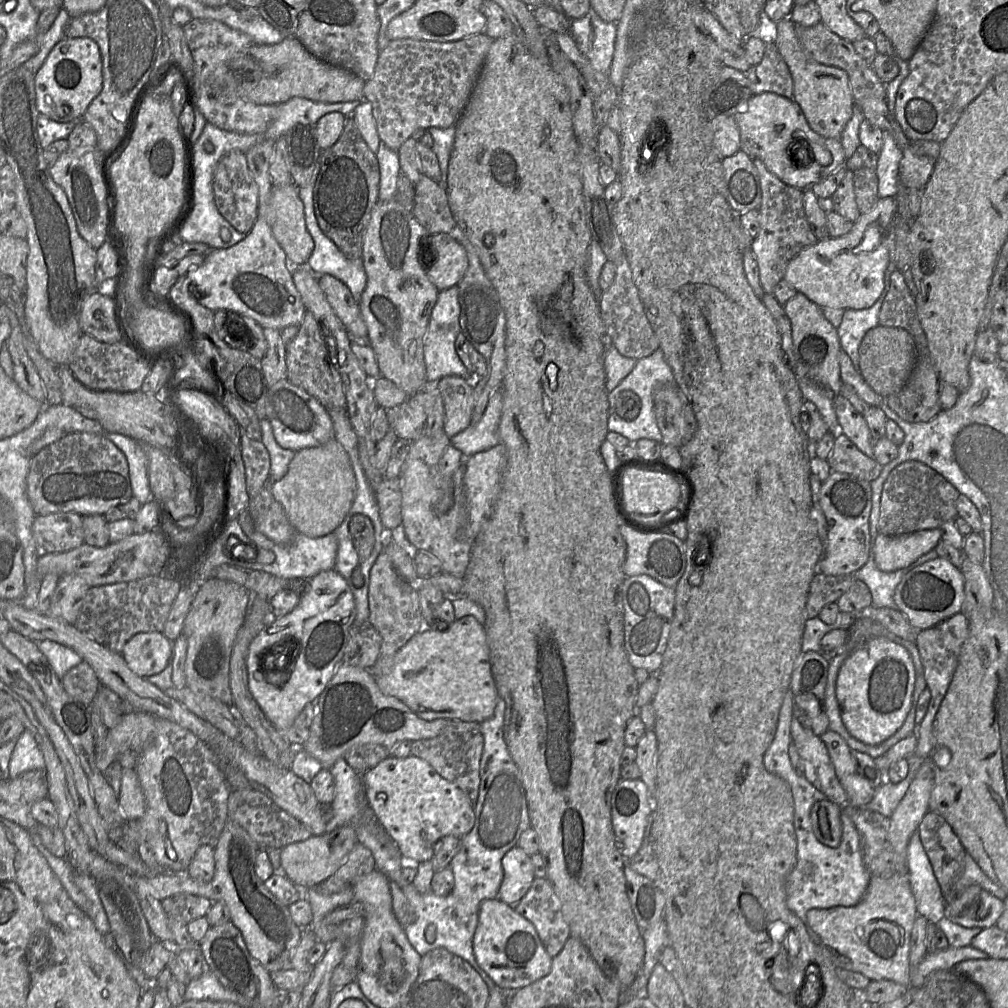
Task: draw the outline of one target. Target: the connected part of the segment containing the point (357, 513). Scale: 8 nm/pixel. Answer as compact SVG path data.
M346 408L331 409L328 412L333 422L334 439L337 440L346 451L355 478L355 494L351 507L341 524L334 531L338 542L334 570L345 579L353 594L356 609L353 626L358 626L368 621L368 586L370 570L378 555L383 550L386 530L381 524L374 489L365 476L362 468L358 438L351 426Z

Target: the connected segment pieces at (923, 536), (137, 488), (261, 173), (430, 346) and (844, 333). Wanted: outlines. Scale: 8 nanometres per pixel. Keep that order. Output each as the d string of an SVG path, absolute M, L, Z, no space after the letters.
M941 529L919 530L898 536L878 533L873 544L874 561L883 572L904 568L935 549L941 541Z
M86 430L87 433L103 436L110 440L126 457L132 496L142 505L152 499L148 479L148 457L145 447L136 440L105 430Z
M264 140L245 153L249 171L258 186L258 216L251 231L232 247L209 250L203 263L186 275L191 282L190 292L202 306L213 311L234 311L254 319L263 328L280 331L287 326L299 326L306 309L288 270L287 256L266 221L266 201L272 190L269 167L274 145L274 140Z
M452 286L439 292L437 301L431 311L428 328L423 341L423 355L427 384L436 384L441 378L449 375L460 376L474 382L455 350L455 339L461 333L459 325L460 306L458 287Z
M892 223L892 230L889 230L889 250L891 254L891 261L889 262L888 267L886 268L884 274L884 288L877 299L877 301L870 307L866 309L847 309L843 313L843 317L841 320L840 325L836 328L837 335L839 337L839 342L841 349L850 357L854 368L859 372L859 363L858 363L858 350L861 343L863 336L868 332L870 329L879 325L879 311L883 304L883 301L889 291L890 287L890 276L892 272L897 270L895 262L893 261L893 254L894 254L894 232L893 232L893 223Z

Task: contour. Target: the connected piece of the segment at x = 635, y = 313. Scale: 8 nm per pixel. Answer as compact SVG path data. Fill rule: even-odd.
M625 253L615 263L614 281L599 298L600 314L610 337L610 342L617 351L627 358L639 360L657 350L659 341L645 315Z

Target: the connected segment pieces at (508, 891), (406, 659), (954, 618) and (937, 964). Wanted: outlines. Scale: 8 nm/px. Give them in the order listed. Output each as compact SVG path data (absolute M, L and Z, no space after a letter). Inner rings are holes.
M514 846L505 853L501 863L503 880L498 899L515 906L527 893L535 878L531 857L518 846Z
M473 616L454 620L444 631L423 627L398 650L390 672L375 682L383 694L396 697L427 721L443 718L482 723L492 717L499 698L486 631Z
M960 611L931 628L921 630L915 641L921 656L926 685L931 691L928 710L917 727L918 743L914 754L919 757L926 758L931 751L933 723L957 668L961 648L968 634L969 620Z
M949 946L943 950L927 953L919 965L911 971L911 984L923 987L925 979L938 970L952 970L958 963L973 959L988 959L989 956L971 946L954 948Z

